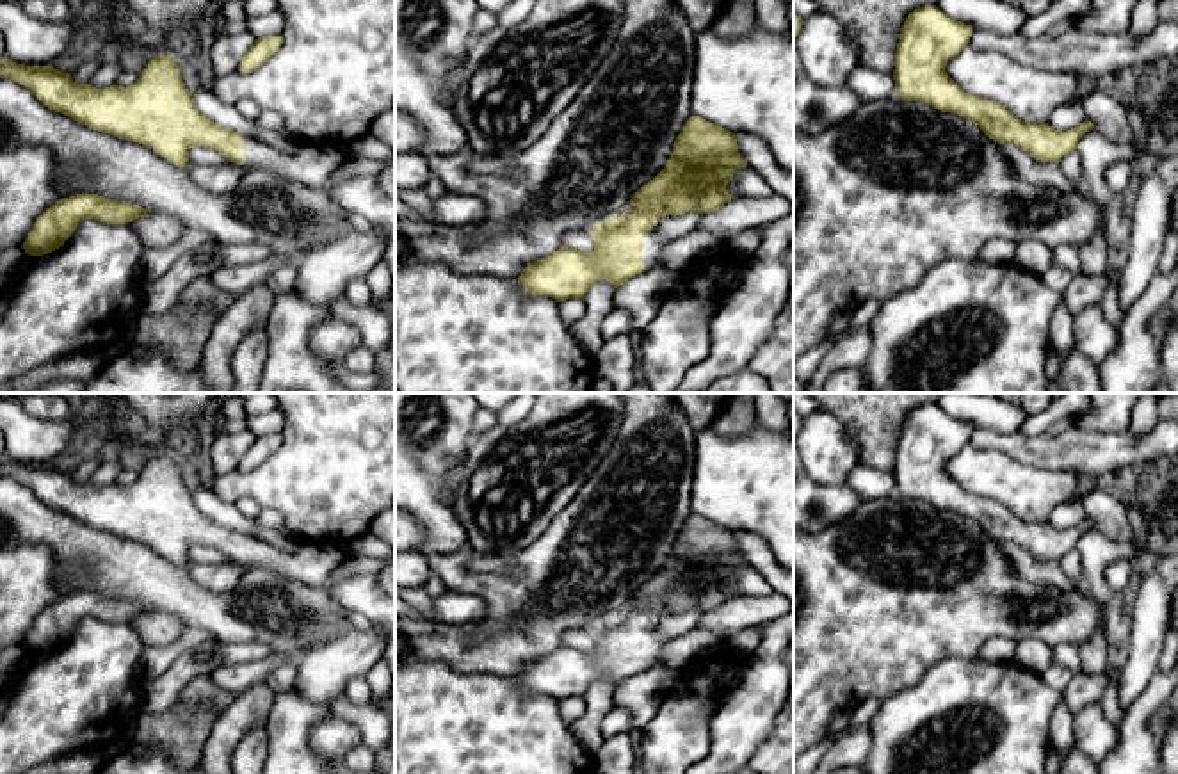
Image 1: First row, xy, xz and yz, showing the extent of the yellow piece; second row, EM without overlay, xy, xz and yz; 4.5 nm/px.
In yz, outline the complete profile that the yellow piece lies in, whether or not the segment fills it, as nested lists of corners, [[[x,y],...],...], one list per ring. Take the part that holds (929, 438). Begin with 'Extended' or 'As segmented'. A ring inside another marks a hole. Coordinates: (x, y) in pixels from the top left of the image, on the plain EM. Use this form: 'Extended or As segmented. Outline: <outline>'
As segmented. Outline: [[[936,404],[908,413],[895,452],[895,489],[908,500],[922,500],[941,511],[954,511],[973,520],[998,543],[1011,541],[1041,560],[1059,562],[1075,550],[1082,534],[1094,528],[1084,520],[1066,530],[1048,521],[1030,523],[1004,504],[968,493],[945,470],[945,464],[970,441],[973,427],[950,418]]]

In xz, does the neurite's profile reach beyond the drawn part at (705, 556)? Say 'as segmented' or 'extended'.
extended

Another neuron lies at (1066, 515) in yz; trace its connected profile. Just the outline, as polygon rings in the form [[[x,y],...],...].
[[[1062,502],[1052,511],[1048,523],[1059,530],[1066,530],[1080,525],[1084,520],[1085,509],[1082,502]]]

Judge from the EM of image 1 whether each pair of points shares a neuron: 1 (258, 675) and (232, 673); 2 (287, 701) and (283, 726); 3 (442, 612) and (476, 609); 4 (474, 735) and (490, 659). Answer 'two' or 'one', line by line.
1: one
2: one
3: one
4: two

